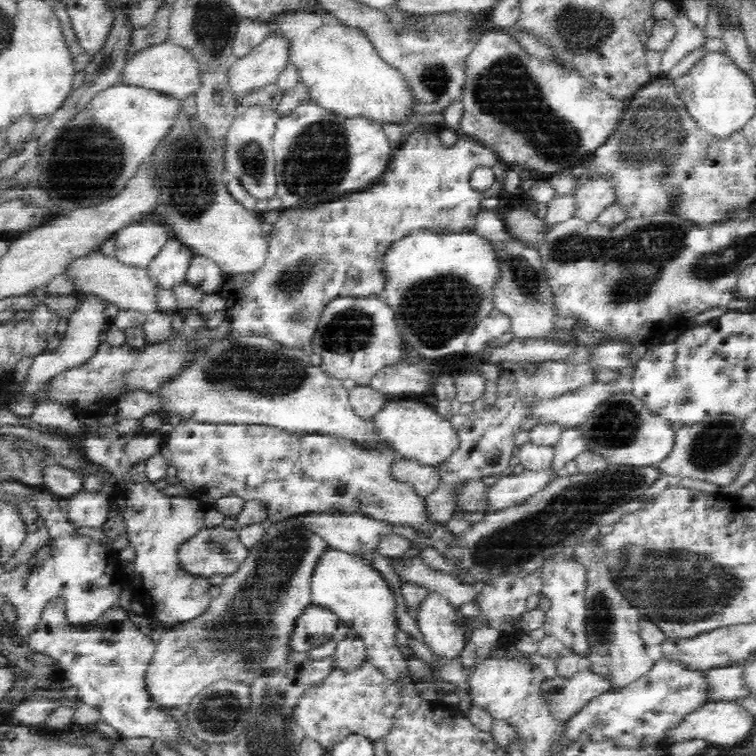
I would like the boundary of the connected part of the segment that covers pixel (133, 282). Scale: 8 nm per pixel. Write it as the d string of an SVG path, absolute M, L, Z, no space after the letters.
M97 249L86 258L78 260L68 271L74 275L75 291L94 291L96 294L104 295L119 308L134 310L144 316L160 311L162 287L158 279L150 275L147 266L124 264L118 258L103 255Z

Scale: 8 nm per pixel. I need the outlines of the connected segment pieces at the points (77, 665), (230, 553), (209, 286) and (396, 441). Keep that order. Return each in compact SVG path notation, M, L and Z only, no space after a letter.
M66 595L50 597L42 612L42 625L31 635L28 645L58 660L72 680L71 684L79 688L80 702L97 706L101 721L110 724L122 737L162 737L168 744L178 733L184 734L180 718L161 709L160 704L152 699L146 683L156 635L149 635L131 623L120 626L113 622L80 624L70 630L63 624L65 608Z
M224 524L201 528L188 542L182 544L180 556L182 566L195 575L212 578L212 576L222 576L228 578L238 572L250 554L250 547L247 547L240 539L239 529L228 528Z
M200 255L194 256L186 274L187 282L208 292L220 291L228 278L229 272L208 257Z
M404 398L388 402L380 415L373 420L380 434L390 441L399 456L412 459L424 466L442 466L460 448L460 435L450 420L438 415L434 408L416 399Z

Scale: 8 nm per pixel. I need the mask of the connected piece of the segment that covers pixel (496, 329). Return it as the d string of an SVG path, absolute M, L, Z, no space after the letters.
M498 308L492 310L488 316L476 324L476 328L473 328L465 347L465 354L480 352L486 342L502 336L505 332L511 332L511 326L510 315Z

